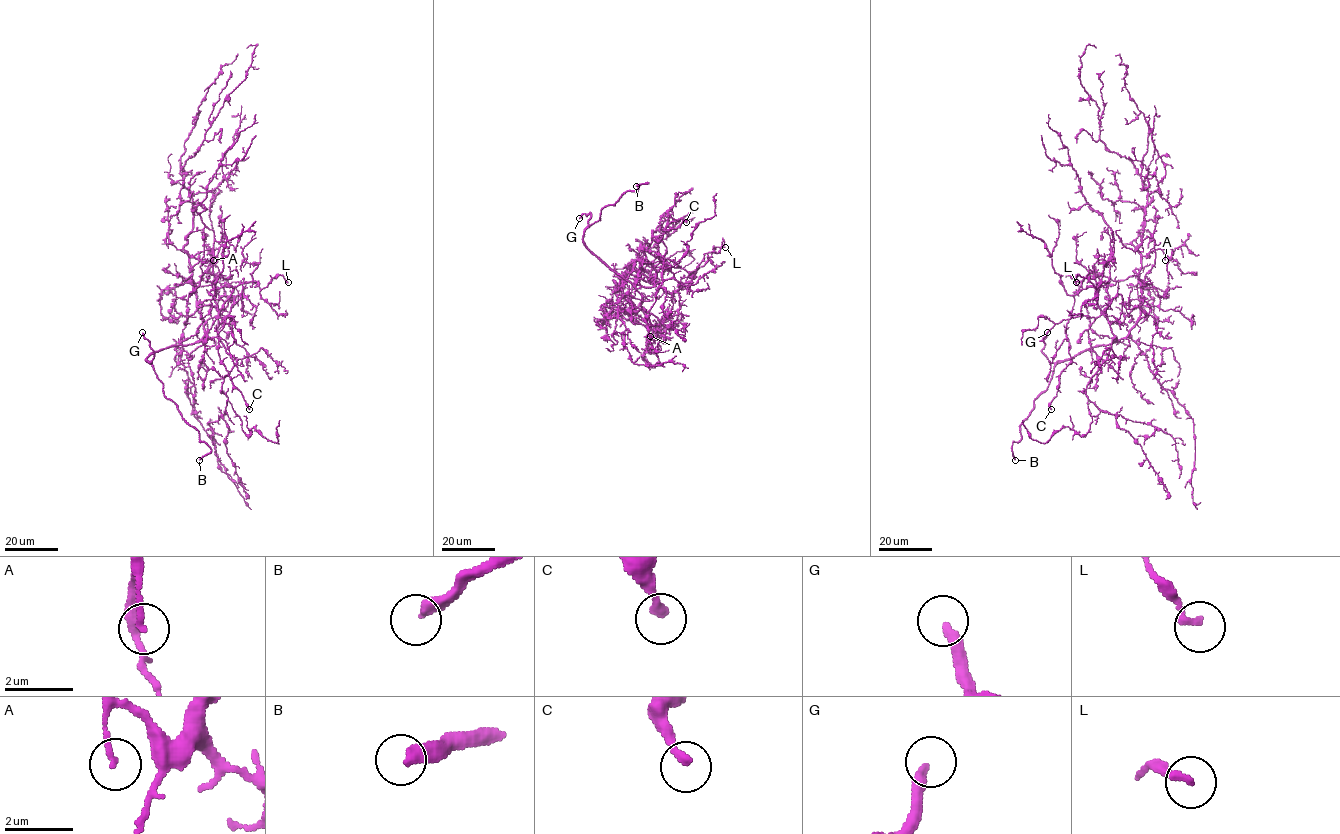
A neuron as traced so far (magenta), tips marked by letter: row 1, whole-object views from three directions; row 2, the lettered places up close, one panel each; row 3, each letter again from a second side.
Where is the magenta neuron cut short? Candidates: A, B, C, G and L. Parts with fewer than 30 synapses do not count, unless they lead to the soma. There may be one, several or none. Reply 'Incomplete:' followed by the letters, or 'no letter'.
Incomplete: B, G

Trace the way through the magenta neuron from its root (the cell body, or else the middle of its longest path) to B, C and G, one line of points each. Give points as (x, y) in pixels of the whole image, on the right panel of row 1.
B: (1141, 310), (1125, 337), (1080, 351), (1055, 366), (1048, 387), (1020, 425), (1021, 438), (1012, 444), (1015, 460)
C: (1141, 310), (1130, 332), (1115, 341), (1103, 314), (1069, 320), (1065, 332), (1071, 361), (1060, 375), (1051, 409)
G: (1141, 310), (1125, 337), (1097, 345), (1069, 359), (1055, 363), (1048, 359), (1041, 351), (1047, 332)

